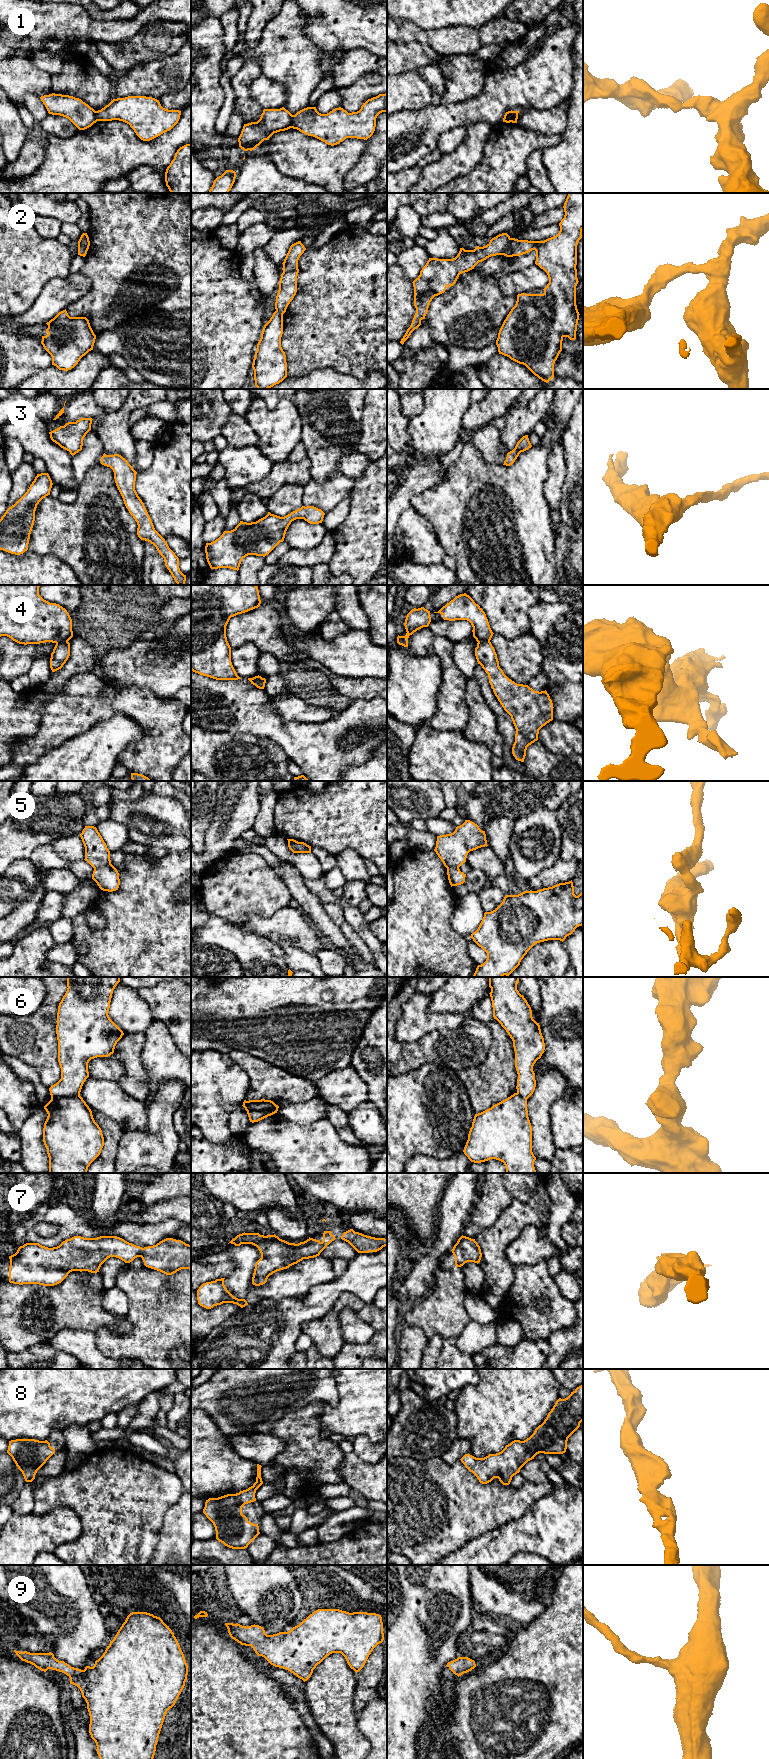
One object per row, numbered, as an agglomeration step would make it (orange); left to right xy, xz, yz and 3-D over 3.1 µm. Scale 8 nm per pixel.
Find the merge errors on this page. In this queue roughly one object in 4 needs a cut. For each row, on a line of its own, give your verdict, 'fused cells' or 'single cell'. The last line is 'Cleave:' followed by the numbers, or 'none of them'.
1: fused cells
2: fused cells
3: single cell
4: fused cells
5: fused cells
6: fused cells
7: single cell
8: single cell
9: single cell
Cleave: 1, 2, 4, 5, 6

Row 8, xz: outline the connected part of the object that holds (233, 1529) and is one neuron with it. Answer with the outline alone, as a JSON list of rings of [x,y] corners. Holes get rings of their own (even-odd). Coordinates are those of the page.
[[[257,1464],[256,1482],[248,1489],[205,1502],[203,1513],[213,1523],[216,1539],[229,1548],[245,1549],[260,1534],[258,1524],[248,1521],[242,1507],[256,1501],[256,1490],[263,1484],[261,1467]]]

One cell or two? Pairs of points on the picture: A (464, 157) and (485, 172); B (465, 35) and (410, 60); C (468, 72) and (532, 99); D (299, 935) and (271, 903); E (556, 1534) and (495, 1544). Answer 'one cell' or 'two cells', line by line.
A: two cells
B: two cells
C: two cells
D: two cells
E: one cell

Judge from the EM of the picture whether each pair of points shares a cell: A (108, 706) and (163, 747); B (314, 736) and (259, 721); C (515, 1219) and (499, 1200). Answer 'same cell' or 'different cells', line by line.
A: same cell
B: same cell
C: different cells

